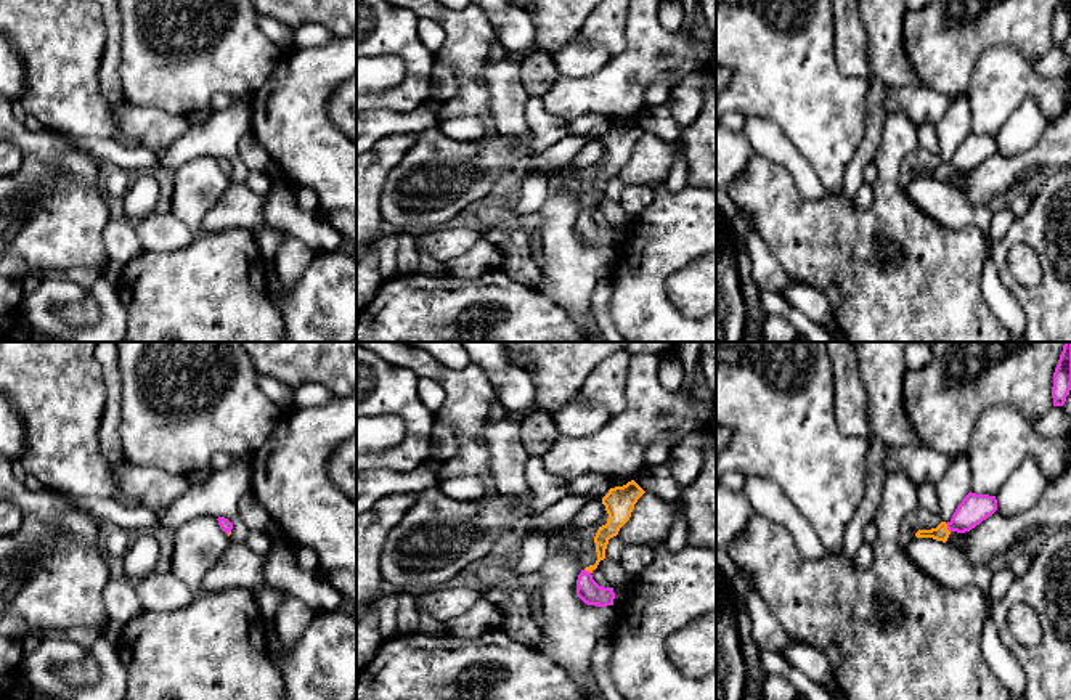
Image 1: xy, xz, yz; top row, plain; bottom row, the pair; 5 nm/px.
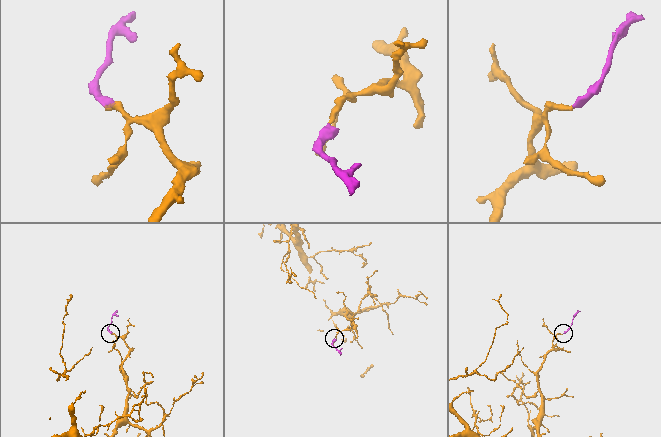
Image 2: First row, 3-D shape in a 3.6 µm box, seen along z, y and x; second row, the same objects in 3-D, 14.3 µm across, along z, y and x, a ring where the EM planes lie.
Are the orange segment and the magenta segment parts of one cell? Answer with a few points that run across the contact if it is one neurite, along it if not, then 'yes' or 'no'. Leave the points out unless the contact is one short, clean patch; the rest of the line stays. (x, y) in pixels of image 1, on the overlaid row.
line yz (940, 533), (946, 529), (961, 522), (973, 509); yes

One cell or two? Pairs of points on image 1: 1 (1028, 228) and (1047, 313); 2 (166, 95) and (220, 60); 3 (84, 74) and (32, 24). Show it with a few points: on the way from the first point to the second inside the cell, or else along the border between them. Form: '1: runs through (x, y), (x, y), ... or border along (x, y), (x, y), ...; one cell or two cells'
1: runs through (1046, 249), (1049, 293); one cell
2: runs through (179, 82), (201, 60), (207, 60); one cell
3: runs through (71, 61), (45, 36); one cell

